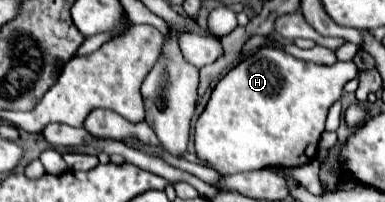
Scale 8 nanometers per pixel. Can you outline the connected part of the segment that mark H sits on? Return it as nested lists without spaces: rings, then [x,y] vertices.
[[[263,46],[259,48],[255,54],[243,58],[237,66],[233,66],[213,88],[211,92],[211,98],[205,106],[205,110],[201,112],[201,116],[197,118],[197,124],[195,124],[195,154],[197,158],[207,166],[207,168],[213,168],[215,172],[219,172],[221,176],[227,176],[227,174],[237,174],[237,172],[247,172],[247,170],[261,170],[261,168],[267,168],[267,166],[273,166],[273,168],[293,168],[293,166],[303,166],[303,164],[309,164],[309,160],[315,158],[317,154],[317,142],[321,138],[321,132],[325,130],[325,118],[327,118],[327,112],[329,108],[333,106],[333,102],[337,102],[343,94],[343,84],[349,82],[351,78],[355,78],[359,74],[359,68],[355,66],[355,62],[335,62],[331,66],[321,66],[321,64],[313,64],[313,62],[303,62],[303,60],[297,60],[293,58],[291,54],[287,54],[283,48],[275,48],[275,46]]]

